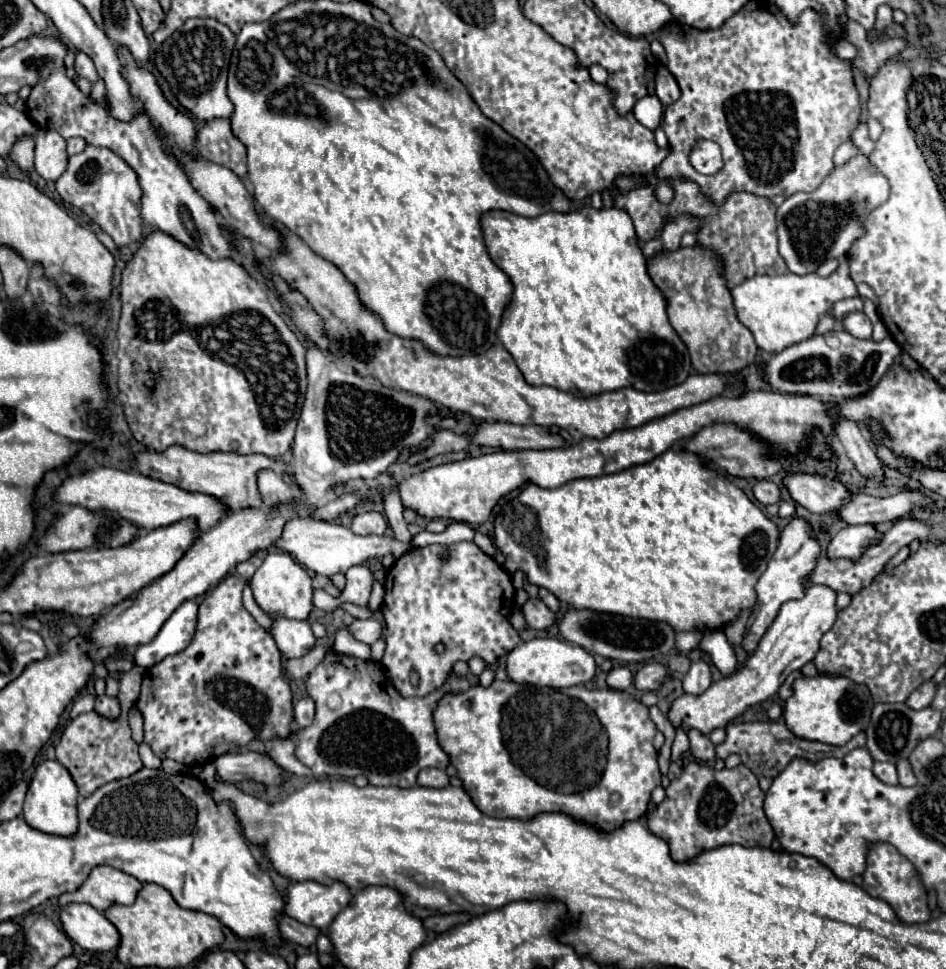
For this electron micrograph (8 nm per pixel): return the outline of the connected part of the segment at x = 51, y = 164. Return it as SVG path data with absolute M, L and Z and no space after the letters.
M40 129L36 135L36 171L46 181L56 181L68 165L66 139L54 129Z

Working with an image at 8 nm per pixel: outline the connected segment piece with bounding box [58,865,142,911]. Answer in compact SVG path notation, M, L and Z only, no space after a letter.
M98 865L90 871L86 881L76 891L62 893L58 897L58 903L88 903L98 911L106 911L116 903L132 905L140 887L142 883L132 875L108 865Z

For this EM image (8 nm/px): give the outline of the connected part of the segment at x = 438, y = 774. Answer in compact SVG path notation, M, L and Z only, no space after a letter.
M428 767L428 769L422 769L418 773L418 783L422 787L446 787L448 785L448 775L442 769Z

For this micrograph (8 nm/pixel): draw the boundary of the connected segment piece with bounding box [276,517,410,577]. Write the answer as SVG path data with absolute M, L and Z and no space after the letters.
M310 517L296 519L288 529L284 529L284 537L276 541L278 549L290 553L300 565L306 569L312 569L320 575L336 575L336 573L346 573L348 567L366 563L368 559L382 559L386 555L392 555L398 559L410 549L410 543L402 543L396 537L386 537L386 535L354 535L348 527L340 523L326 523L326 521L312 521Z

